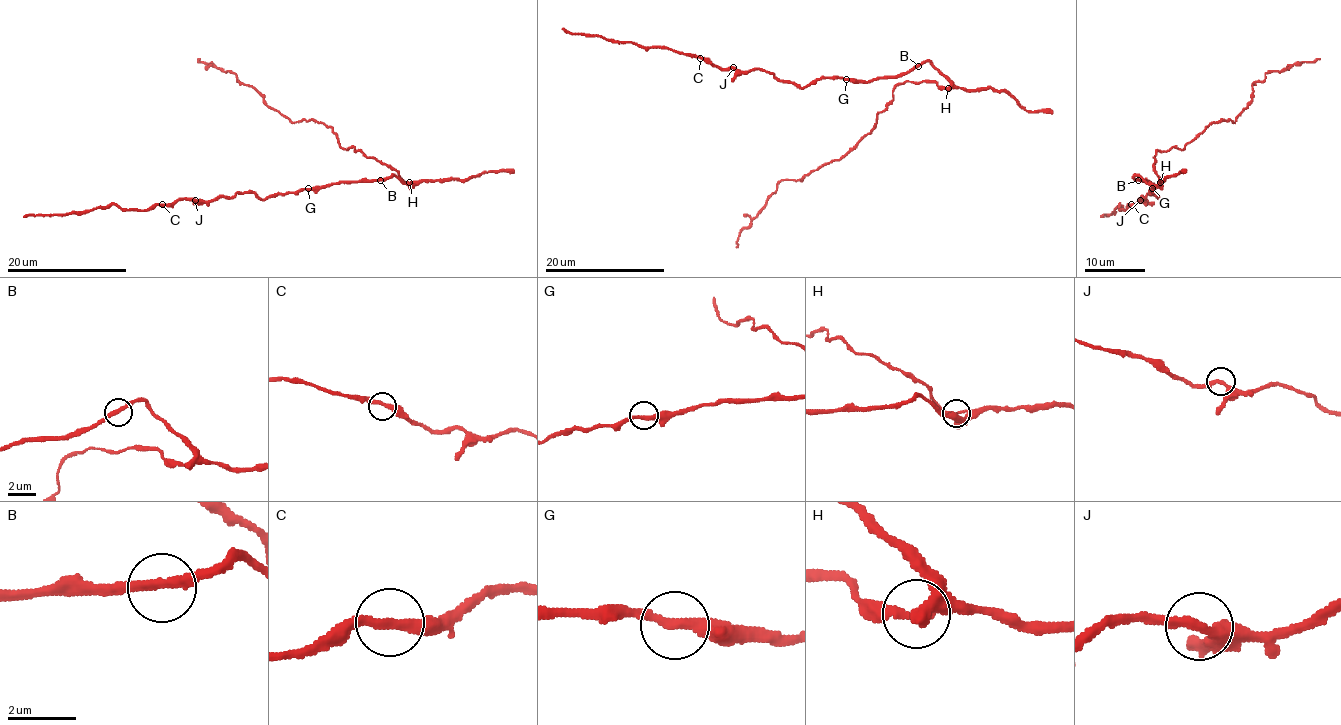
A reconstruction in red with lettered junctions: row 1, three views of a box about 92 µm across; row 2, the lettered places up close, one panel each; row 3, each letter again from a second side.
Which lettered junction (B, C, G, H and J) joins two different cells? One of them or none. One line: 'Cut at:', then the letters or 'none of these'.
Cut at: none of these

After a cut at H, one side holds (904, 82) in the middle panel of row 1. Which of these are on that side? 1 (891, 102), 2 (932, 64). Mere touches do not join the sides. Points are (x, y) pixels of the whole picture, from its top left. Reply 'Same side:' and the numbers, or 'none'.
Same side: 1

